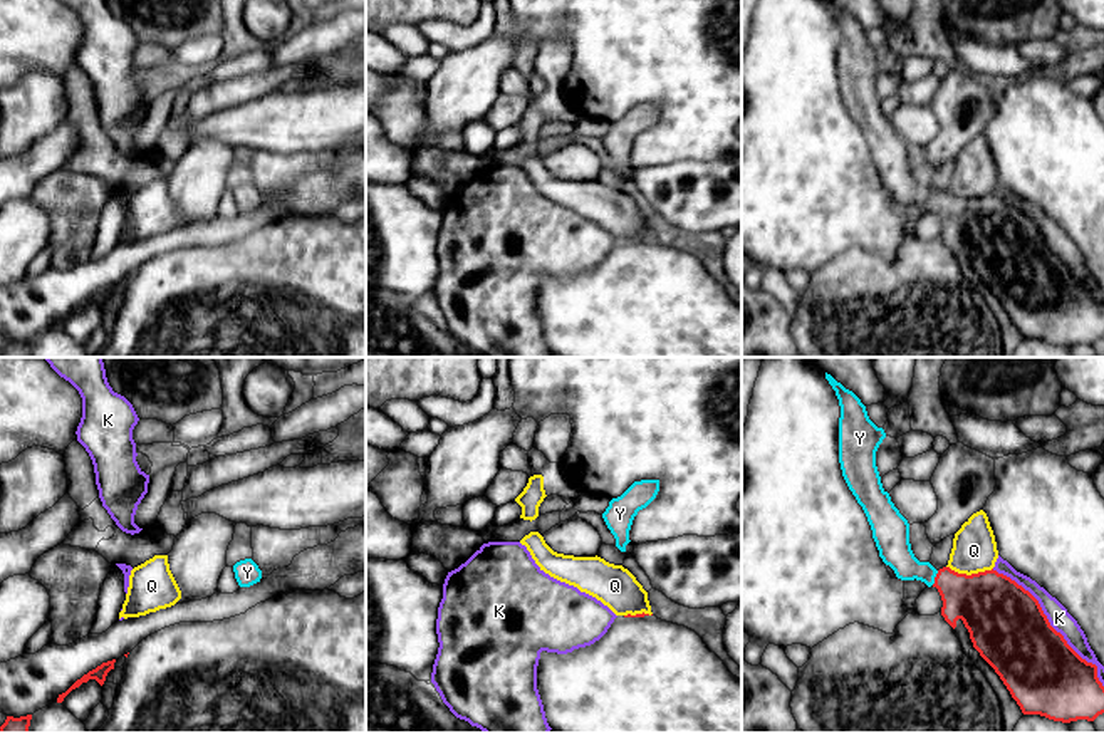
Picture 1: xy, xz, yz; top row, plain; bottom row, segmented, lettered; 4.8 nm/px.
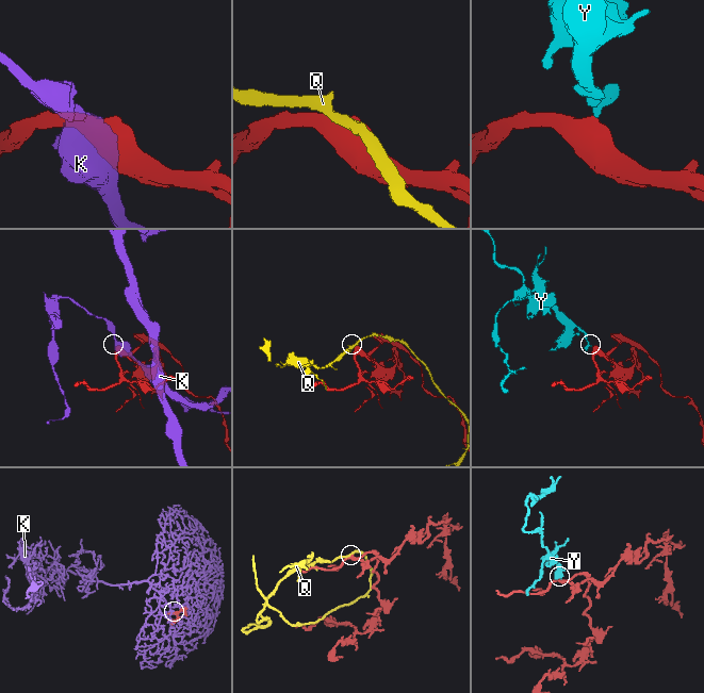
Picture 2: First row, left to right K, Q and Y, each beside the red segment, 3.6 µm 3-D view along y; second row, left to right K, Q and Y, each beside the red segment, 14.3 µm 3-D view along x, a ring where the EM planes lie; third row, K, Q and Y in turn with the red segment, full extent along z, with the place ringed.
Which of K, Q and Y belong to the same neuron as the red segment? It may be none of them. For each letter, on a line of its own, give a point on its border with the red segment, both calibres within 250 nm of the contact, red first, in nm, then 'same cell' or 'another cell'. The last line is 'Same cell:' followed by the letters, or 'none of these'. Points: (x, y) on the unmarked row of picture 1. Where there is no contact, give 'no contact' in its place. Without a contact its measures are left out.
K: contact yz (1049, 249); calibres 380 and 100 nm; another cell
Q: contact yz (972, 198); calibres 340 and 220 nm; another cell
Y: contact yz (935, 202); calibres 260 and 160 nm; same cell
Same cell: Y

